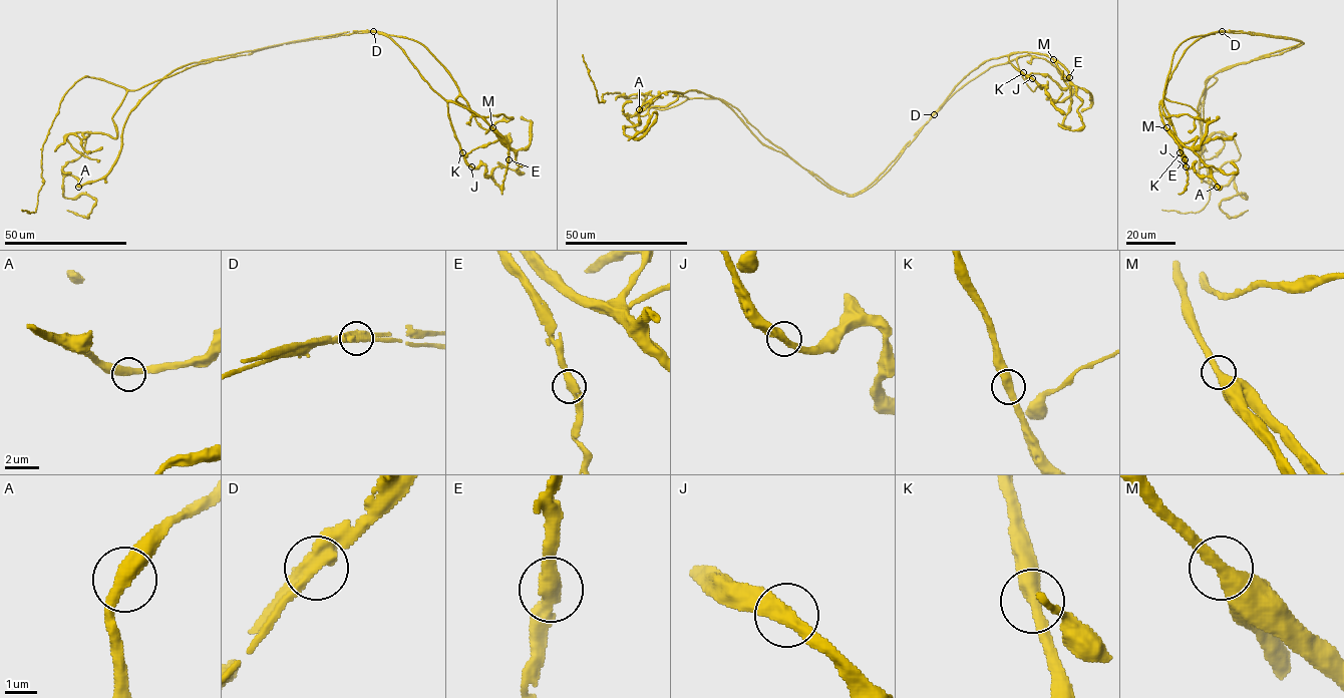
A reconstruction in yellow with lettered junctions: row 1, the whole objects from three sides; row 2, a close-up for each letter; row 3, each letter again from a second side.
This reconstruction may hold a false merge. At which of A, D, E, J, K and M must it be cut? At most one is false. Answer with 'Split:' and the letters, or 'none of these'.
Split: D

